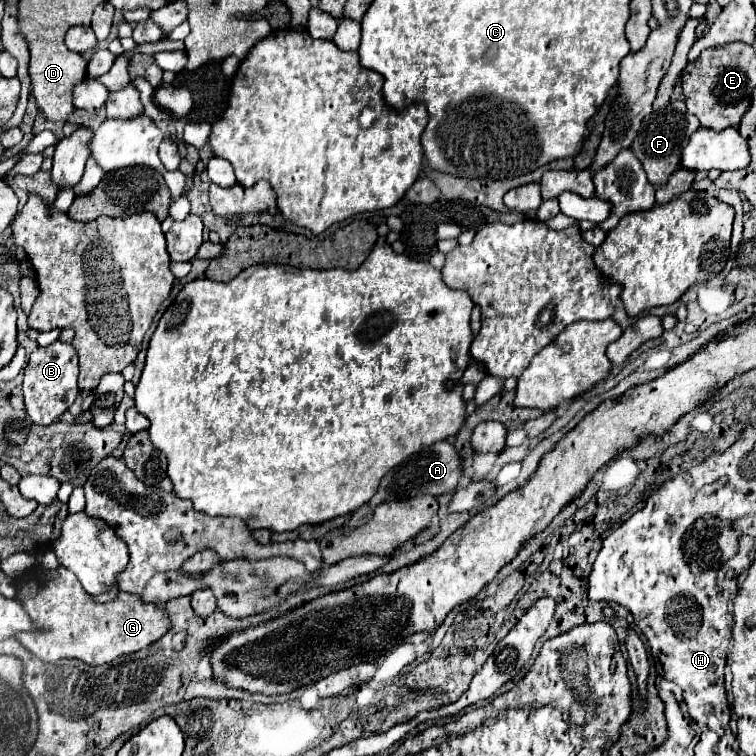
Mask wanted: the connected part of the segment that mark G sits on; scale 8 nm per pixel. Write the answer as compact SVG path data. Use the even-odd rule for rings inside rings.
M65 567L29 575L17 585L17 589L17 601L29 611L29 615L33 615L33 619L37 619L37 623L43 625L43 631L37 635L21 635L19 641L43 661L73 657L89 665L111 663L121 655L129 655L151 645L171 627L163 609L157 609L155 603L137 599L137 595L119 593L119 597L111 603L95 603L91 595L81 591L77 577Z

